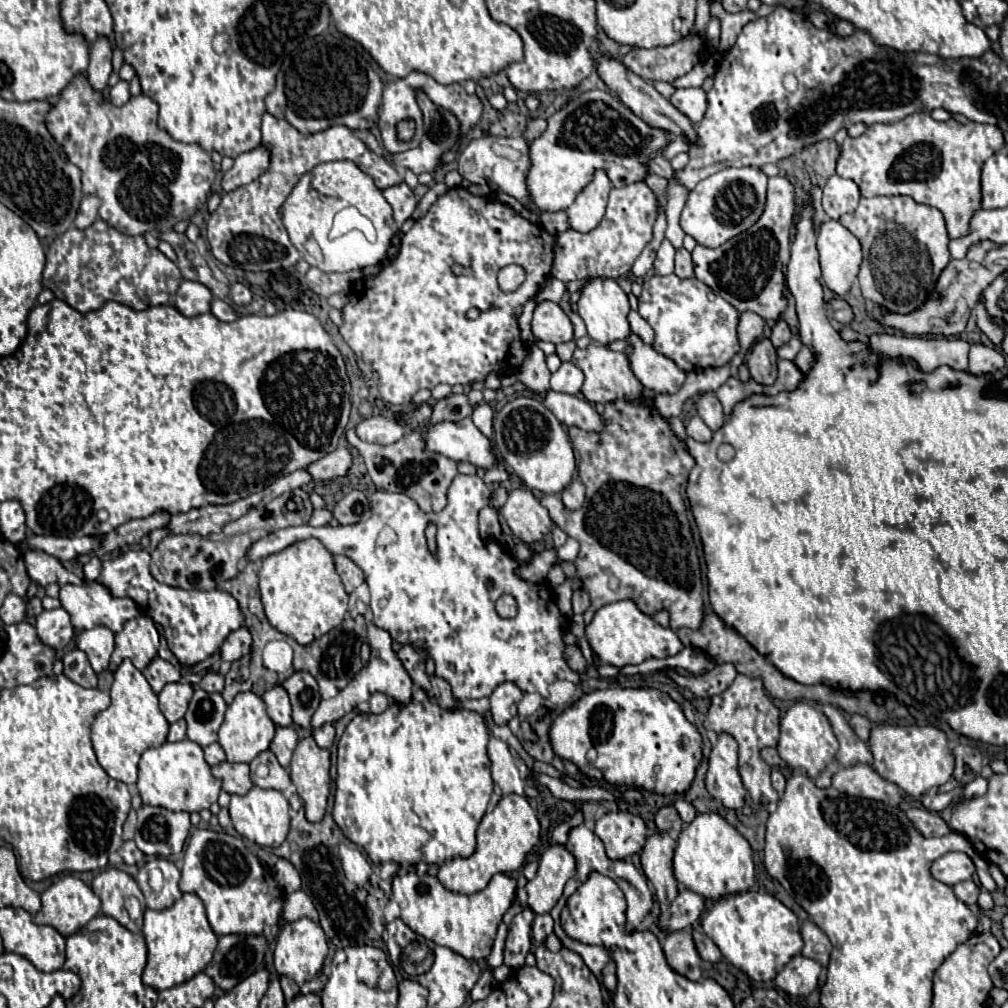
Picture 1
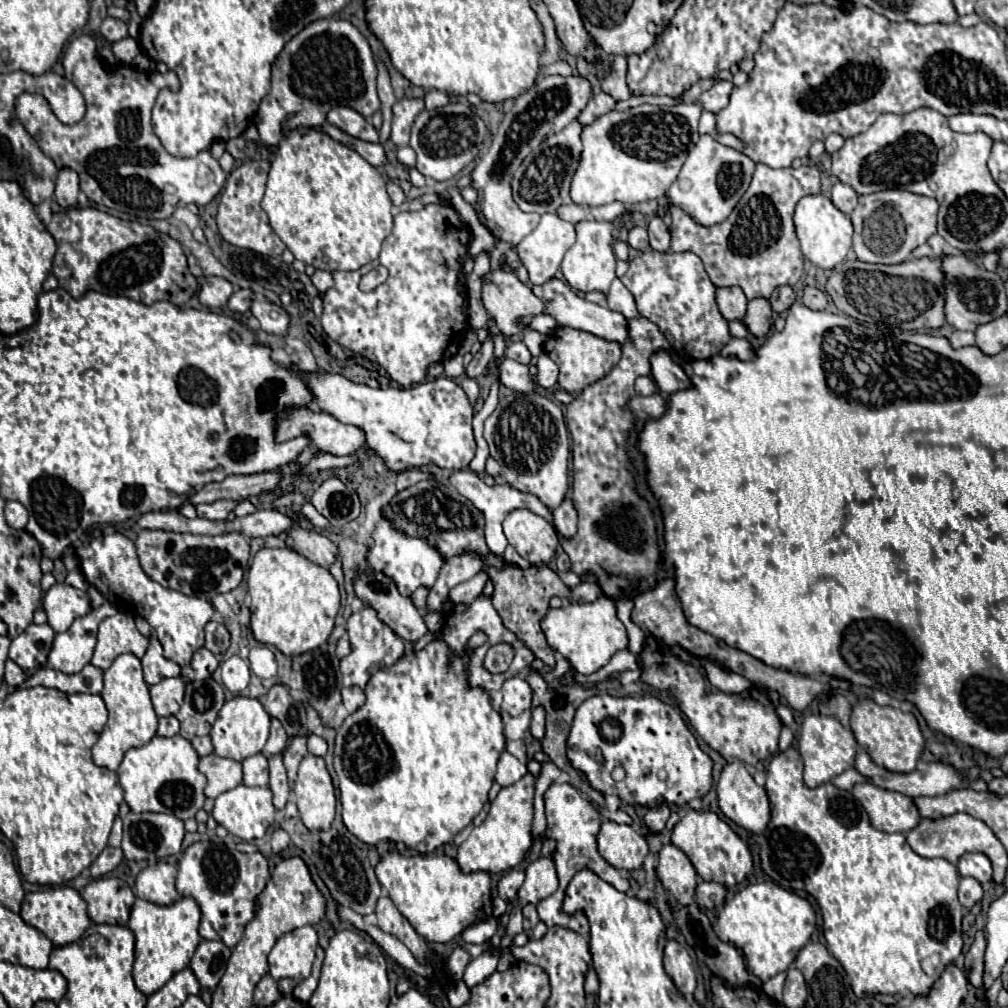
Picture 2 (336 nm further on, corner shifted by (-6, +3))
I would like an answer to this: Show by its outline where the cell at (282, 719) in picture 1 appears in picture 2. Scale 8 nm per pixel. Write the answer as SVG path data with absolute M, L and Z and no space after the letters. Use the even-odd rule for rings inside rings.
M273 719L271 721L271 735L269 735L267 745L263 747L263 755L271 757L271 755L277 755L277 753L283 753L283 749L287 747L287 739L289 737L287 737L281 721L279 719Z

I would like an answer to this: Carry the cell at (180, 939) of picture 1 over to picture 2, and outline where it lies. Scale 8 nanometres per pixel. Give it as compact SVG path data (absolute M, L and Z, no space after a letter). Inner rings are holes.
M181 897L173 905L155 905L145 899L135 901L135 907L131 909L129 929L135 933L133 979L141 993L151 995L159 991L171 979L171 975L183 971L189 965L191 955L201 943L199 921L201 909L191 897Z

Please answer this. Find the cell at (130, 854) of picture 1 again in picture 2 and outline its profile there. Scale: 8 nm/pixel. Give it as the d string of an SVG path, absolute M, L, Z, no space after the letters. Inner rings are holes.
M105 847L101 851L101 855L95 859L95 863L91 865L91 875L97 879L97 877L103 877L107 873L111 873L119 863L123 861L123 851L121 847Z

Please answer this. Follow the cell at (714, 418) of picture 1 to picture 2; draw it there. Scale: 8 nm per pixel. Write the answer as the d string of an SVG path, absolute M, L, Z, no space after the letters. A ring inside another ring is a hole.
M659 351L651 357L651 369L659 391L665 395L673 395L691 387L691 379L687 377L687 373L677 363L673 363L669 353L665 351Z

